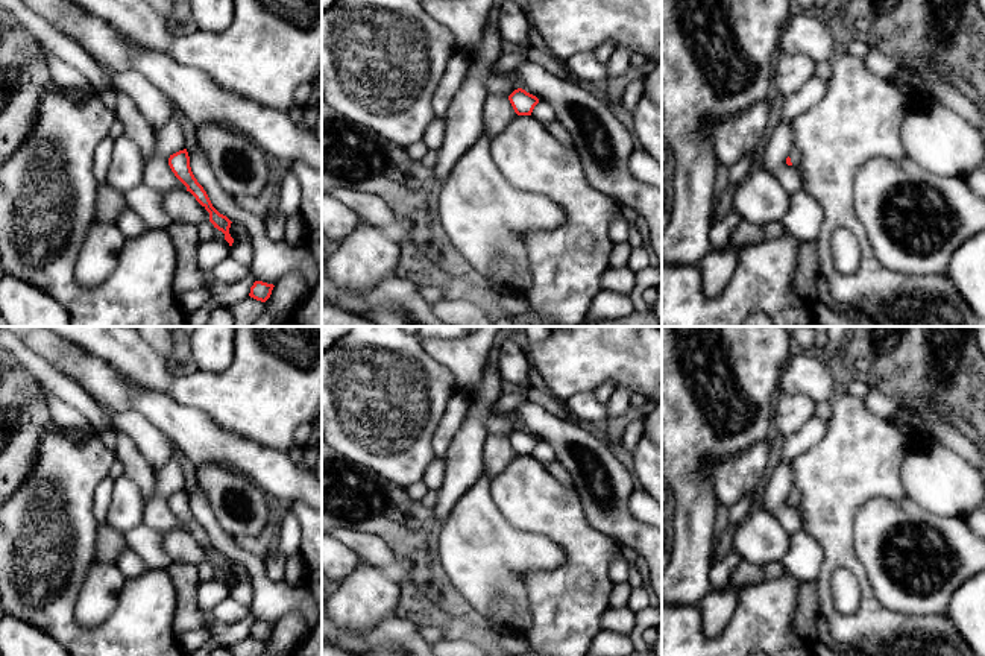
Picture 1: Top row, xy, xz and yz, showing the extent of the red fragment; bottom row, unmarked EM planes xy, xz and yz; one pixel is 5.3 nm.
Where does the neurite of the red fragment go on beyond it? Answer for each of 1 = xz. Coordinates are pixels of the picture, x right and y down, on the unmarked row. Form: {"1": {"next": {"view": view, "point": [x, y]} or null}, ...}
{"1": {"next": null}}

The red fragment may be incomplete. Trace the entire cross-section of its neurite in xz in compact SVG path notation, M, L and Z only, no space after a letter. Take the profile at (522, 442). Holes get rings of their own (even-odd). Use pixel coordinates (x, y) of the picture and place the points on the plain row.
M522 428L515 430L508 440L518 456L531 456L534 446L539 443L539 439Z

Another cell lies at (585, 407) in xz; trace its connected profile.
M593 390L571 395L565 407L578 424L609 419L607 404L599 402Z

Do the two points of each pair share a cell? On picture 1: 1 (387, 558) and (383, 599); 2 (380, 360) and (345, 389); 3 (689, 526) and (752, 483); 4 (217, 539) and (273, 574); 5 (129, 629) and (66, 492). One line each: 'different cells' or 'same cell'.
1: different cells
2: same cell
3: different cells
4: different cells
5: same cell

